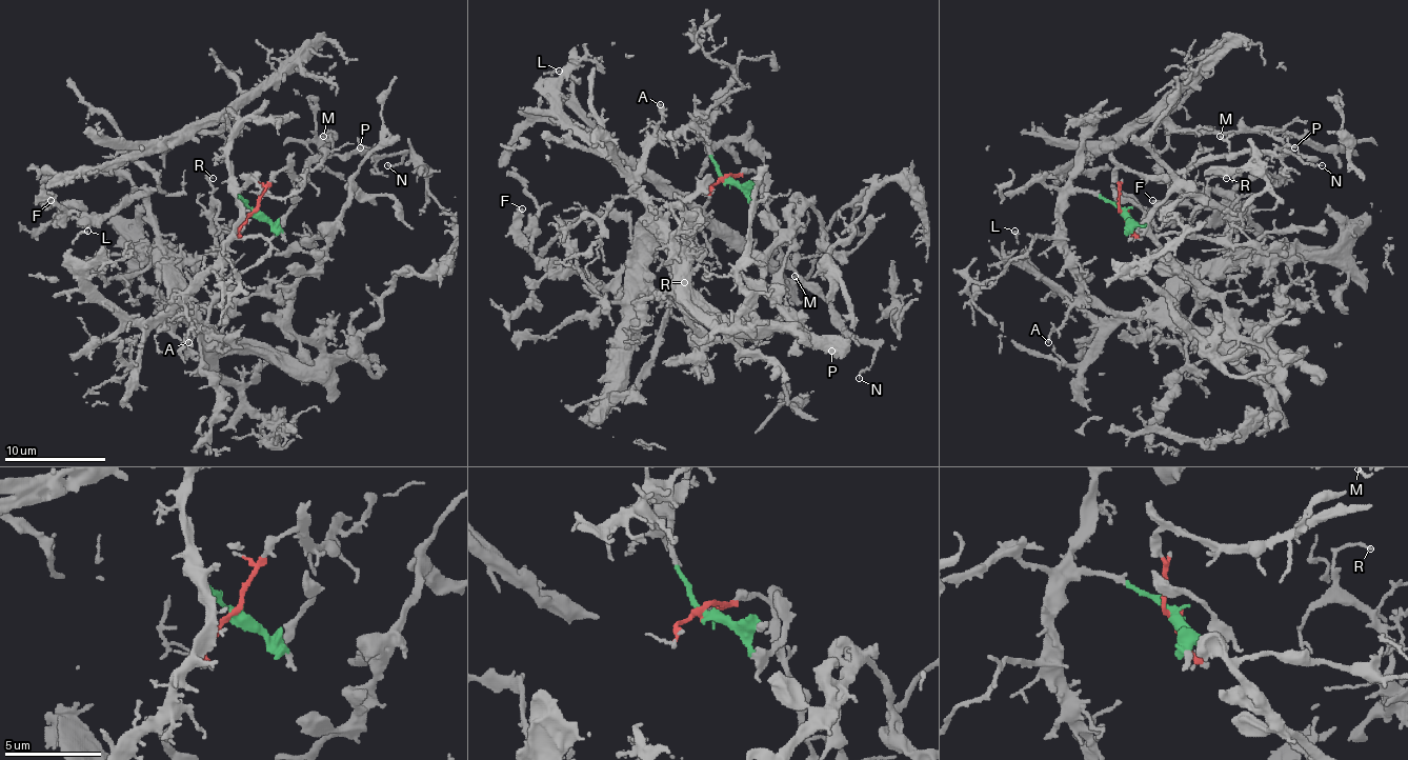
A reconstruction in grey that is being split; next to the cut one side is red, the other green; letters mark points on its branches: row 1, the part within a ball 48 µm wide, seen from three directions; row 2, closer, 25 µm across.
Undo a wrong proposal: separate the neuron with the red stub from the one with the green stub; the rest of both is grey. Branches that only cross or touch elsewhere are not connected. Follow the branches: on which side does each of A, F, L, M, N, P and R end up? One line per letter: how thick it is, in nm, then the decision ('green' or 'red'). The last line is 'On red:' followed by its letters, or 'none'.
A: 140 nm | green
F: 420 nm | green
L: 80 nm | green
M: 90 nm | red
N: 120 nm | red
P: 130 nm | red
R: 150 nm | green
On red: M, N, P

